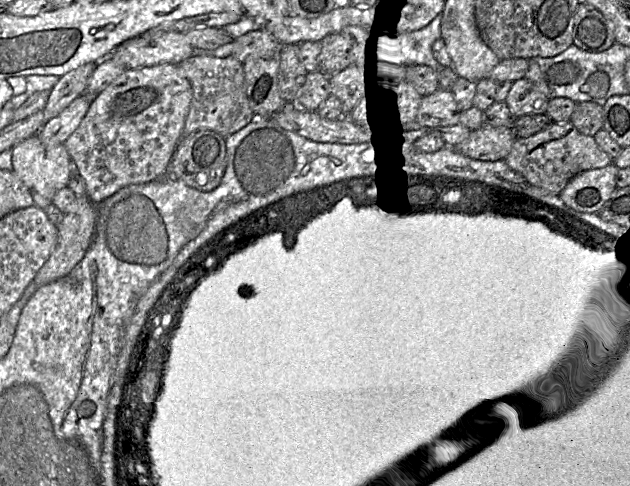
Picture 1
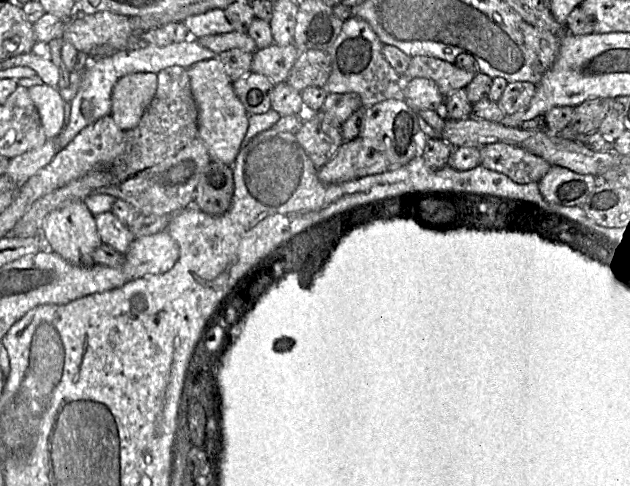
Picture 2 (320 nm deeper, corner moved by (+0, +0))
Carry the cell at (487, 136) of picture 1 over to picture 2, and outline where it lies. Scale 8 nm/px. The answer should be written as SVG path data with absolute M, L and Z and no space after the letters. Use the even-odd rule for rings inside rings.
M358 136L342 143L334 156L318 170L318 177L325 184L338 184L389 169L385 155Z

